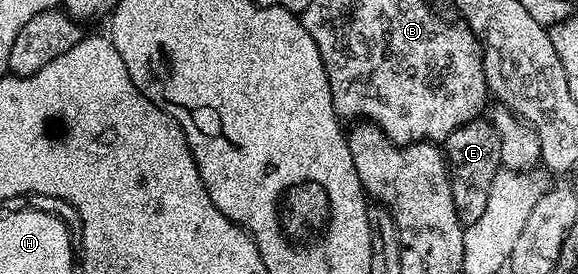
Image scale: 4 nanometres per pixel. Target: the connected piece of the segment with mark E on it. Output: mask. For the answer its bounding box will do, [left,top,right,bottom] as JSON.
[442,119,502,227]

